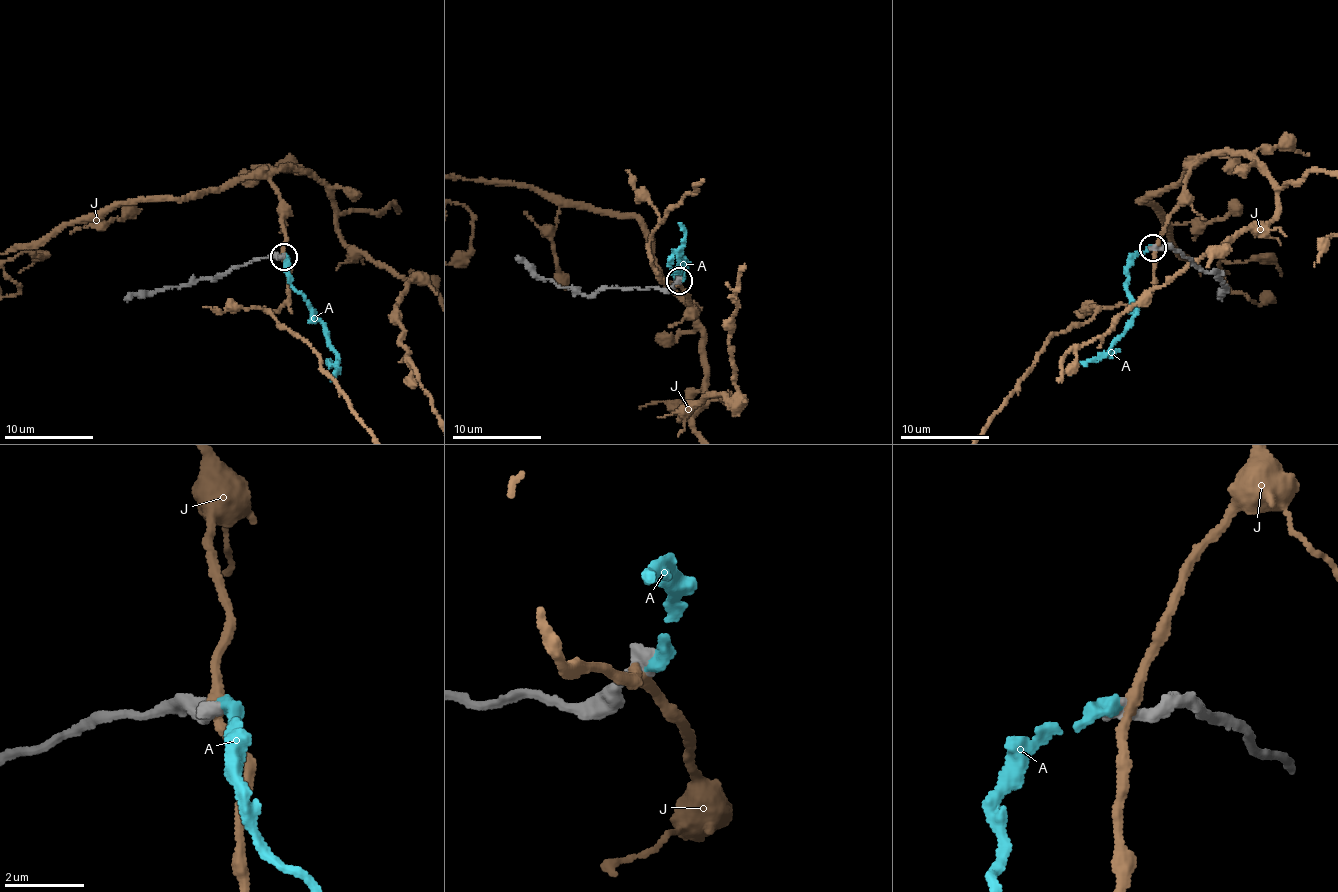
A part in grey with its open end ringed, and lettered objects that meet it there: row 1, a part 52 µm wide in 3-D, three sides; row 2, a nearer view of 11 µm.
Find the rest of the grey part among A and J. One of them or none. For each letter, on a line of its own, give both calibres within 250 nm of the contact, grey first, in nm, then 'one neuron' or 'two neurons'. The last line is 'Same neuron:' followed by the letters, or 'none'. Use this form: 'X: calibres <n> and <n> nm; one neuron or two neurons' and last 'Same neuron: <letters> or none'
A: calibres 380 and 380 nm; one neuron
J: calibres 420 and 280 nm; two neurons
Same neuron: A

